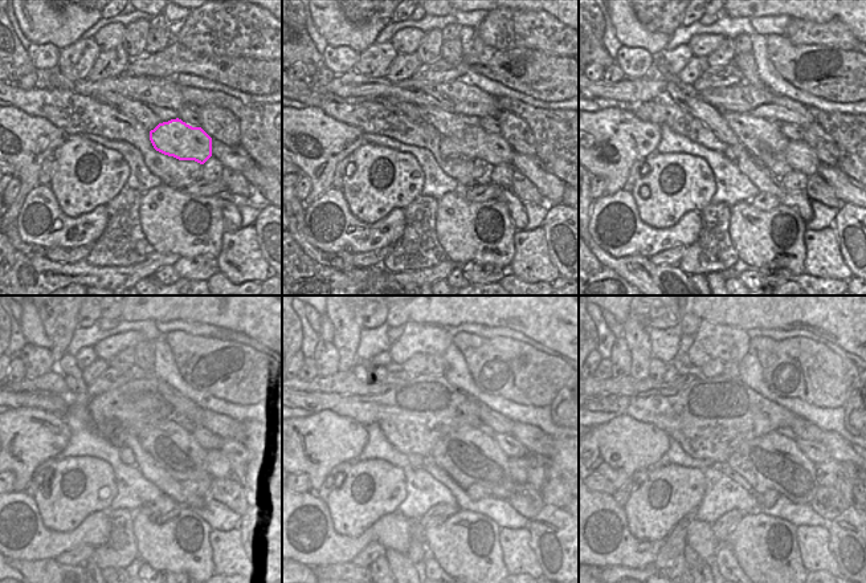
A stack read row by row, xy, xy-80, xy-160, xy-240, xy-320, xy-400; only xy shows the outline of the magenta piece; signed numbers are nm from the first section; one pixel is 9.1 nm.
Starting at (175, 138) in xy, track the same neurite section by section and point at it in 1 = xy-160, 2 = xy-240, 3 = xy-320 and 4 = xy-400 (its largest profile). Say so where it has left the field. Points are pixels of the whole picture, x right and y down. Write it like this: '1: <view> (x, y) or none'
1: xy-160 (800, 157)
2: xy-240 (217, 465)
3: xy-320 (518, 465)
4: xy-400 (826, 472)

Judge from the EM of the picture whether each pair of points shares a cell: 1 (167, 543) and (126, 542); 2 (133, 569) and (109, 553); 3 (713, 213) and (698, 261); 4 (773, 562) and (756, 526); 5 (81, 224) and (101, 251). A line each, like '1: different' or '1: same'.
1: different
2: different
3: same
4: same
5: different

